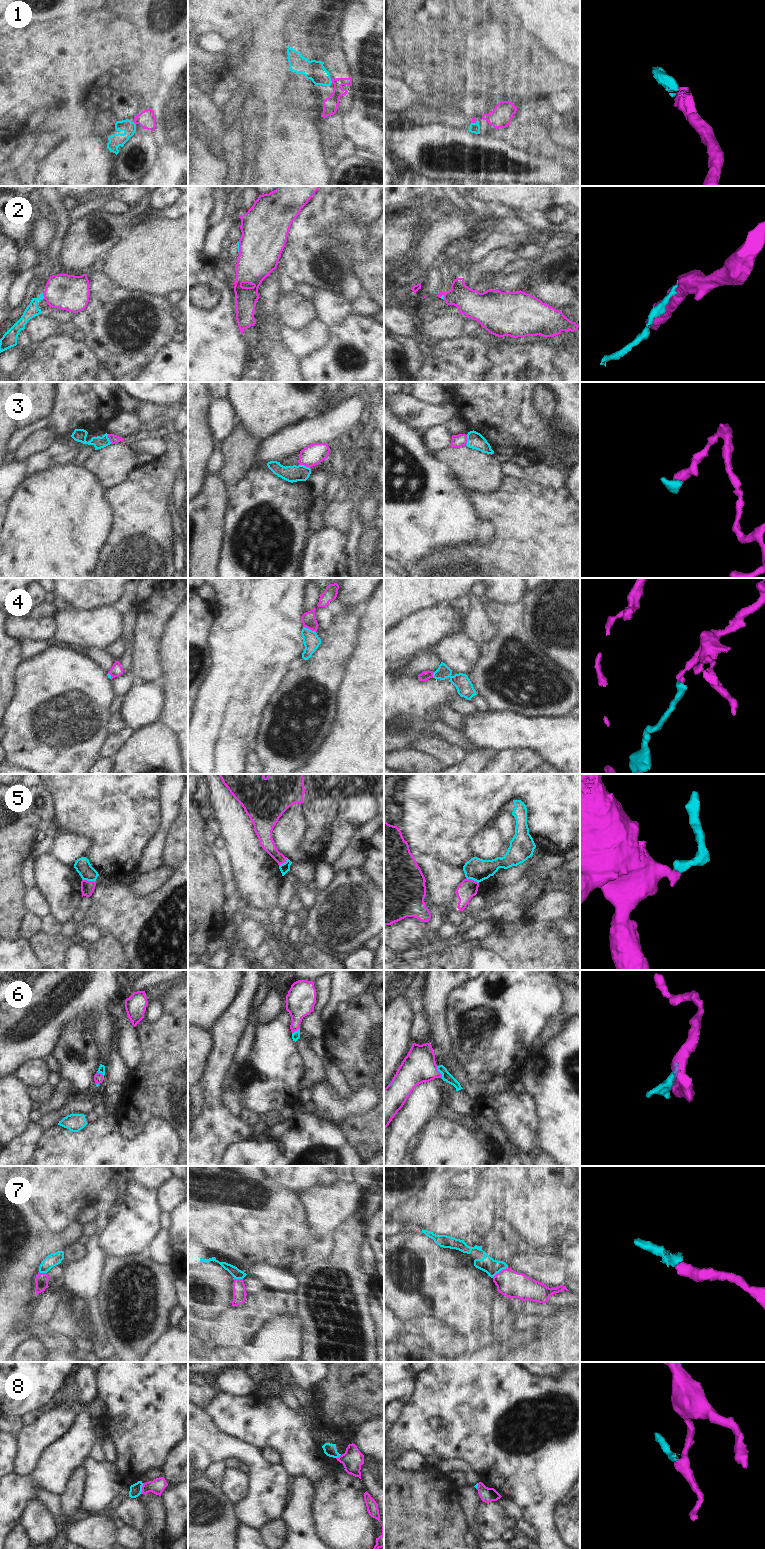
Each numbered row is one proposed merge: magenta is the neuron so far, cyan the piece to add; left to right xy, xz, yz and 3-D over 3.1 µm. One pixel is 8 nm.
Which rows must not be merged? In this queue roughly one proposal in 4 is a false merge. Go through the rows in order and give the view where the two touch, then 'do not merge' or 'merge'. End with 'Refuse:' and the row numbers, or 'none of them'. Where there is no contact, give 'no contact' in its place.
1: meets magenta in xz; merge
2: meets magenta in xy; do not merge
3: meets magenta in xz; do not merge
4: meets magenta in xz; merge
5: meets magenta in xy; do not merge
6: meets magenta in yz; merge
7: meets magenta in yz; do not merge
8: meets magenta in xy; do not merge
Refuse: 2, 3, 5, 7, 8

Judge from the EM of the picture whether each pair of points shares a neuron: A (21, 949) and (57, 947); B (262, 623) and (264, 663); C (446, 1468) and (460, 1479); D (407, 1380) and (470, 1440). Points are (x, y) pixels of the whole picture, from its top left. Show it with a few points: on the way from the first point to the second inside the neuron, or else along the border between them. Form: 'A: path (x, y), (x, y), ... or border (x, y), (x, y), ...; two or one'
A: border (26, 939), (31, 951), (38, 959); two
B: path (262, 633), (262, 653); one
C: border (452, 1472), (461, 1472), (465, 1477), (466, 1484); two
D: border (416, 1374), (413, 1393), (406, 1405); two

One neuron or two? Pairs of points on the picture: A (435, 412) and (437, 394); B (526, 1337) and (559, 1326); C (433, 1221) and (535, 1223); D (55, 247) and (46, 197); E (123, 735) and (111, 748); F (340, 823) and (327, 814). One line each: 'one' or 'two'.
A: two
B: two
C: one
D: one
E: one
F: two

